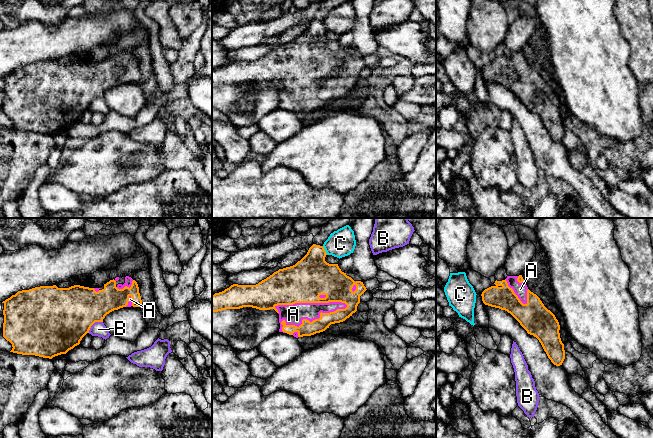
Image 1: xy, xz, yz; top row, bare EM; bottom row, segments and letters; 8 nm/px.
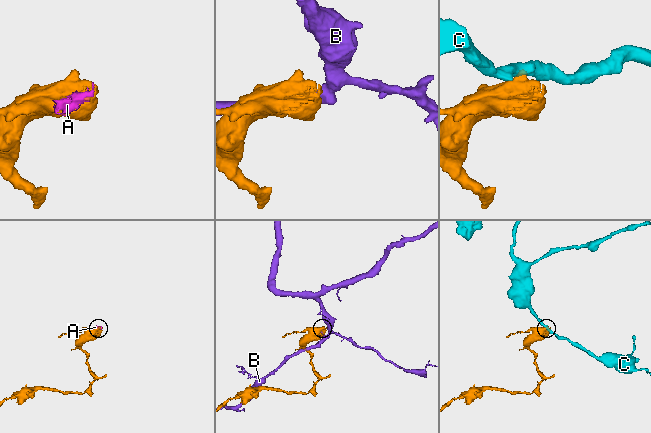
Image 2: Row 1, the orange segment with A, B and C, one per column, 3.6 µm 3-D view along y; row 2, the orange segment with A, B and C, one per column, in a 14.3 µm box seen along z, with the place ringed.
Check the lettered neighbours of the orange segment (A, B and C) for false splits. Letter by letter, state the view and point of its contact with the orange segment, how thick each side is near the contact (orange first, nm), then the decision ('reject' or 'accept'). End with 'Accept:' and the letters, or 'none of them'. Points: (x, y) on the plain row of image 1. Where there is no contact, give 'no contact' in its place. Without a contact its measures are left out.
A: meets orange in xz at (310, 78); 320 nm thick on the orange side, 160 nm on the other; accept
B: meets orange in xy at (93, 99); 460 nm thick on the orange side, 110 nm on the other; reject
C: meets orange in xz at (324, 26); 320 nm thick on the orange side, 220 nm on the other; reject
Accept: A

